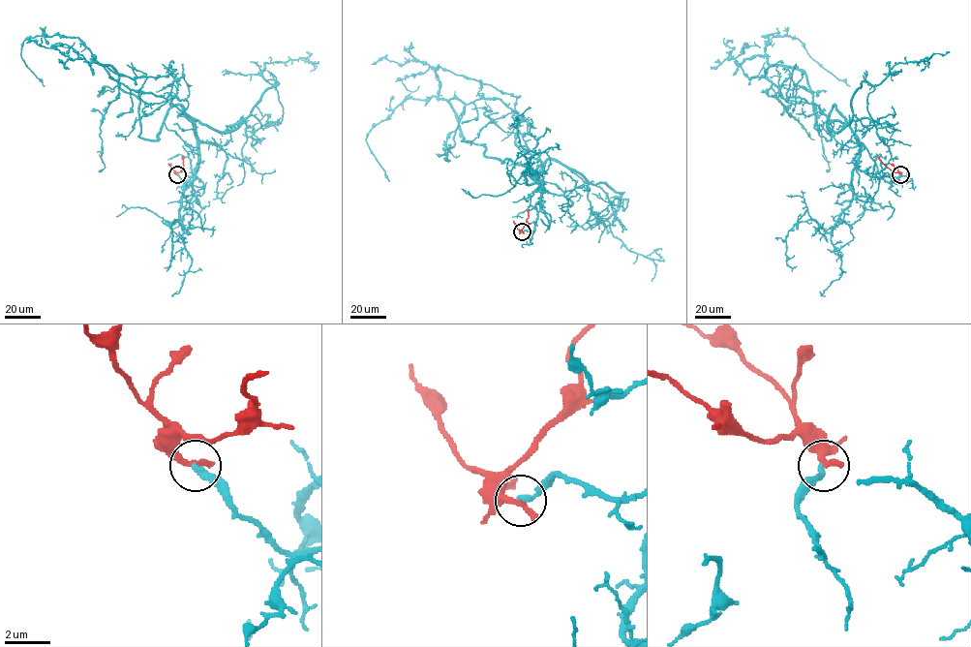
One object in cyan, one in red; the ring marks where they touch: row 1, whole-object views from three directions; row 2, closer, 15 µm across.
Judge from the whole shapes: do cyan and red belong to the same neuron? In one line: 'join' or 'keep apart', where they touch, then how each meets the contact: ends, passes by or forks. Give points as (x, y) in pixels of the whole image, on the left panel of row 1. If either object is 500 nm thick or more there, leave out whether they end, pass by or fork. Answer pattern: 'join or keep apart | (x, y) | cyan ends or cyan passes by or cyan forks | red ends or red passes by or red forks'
keep apart | (177, 174) | cyan ends | red ends

